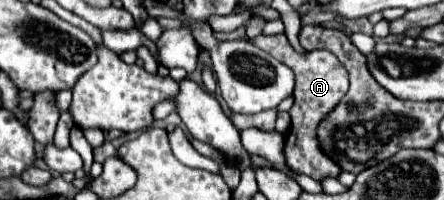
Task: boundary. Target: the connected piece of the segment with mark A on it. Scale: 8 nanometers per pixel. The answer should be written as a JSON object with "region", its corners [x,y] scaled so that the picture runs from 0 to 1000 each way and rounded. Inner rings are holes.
{"region":[[[581,175],[568,215],[581,225],[586,245],[595,245],[599,265],[608,265],[617,295],[649,325],[667,375],[662,525],[649,555],[658,605],[653,605],[653,655],[640,695],[644,825],[662,865],[694,875],[712,905],[725,905],[734,885],[761,885],[770,845],[761,845],[761,825],[752,825],[752,805],[743,805],[743,785],[734,785],[734,765],[725,765],[725,745],[716,725],[712,645],[725,615],[725,595],[734,595],[734,575],[779,475],[779,455],[784,455],[784,365],[779,365],[779,345],[770,335],[770,315],[743,255],[698,255],[698,265],[662,255],[658,225],[649,215],[644,175],[617,175],[617,185]]]}

